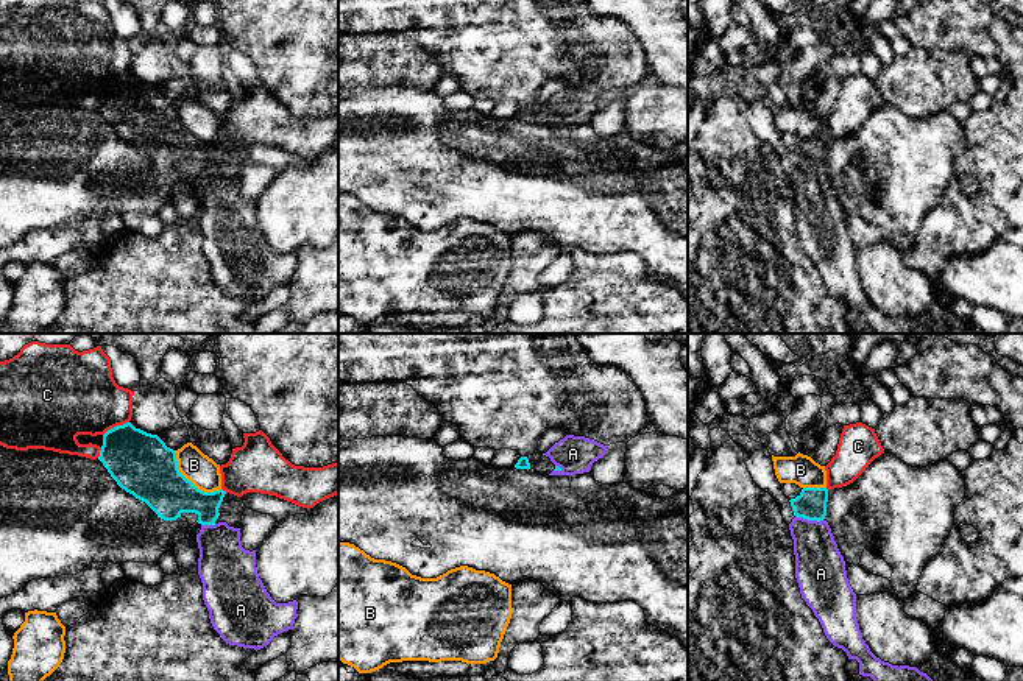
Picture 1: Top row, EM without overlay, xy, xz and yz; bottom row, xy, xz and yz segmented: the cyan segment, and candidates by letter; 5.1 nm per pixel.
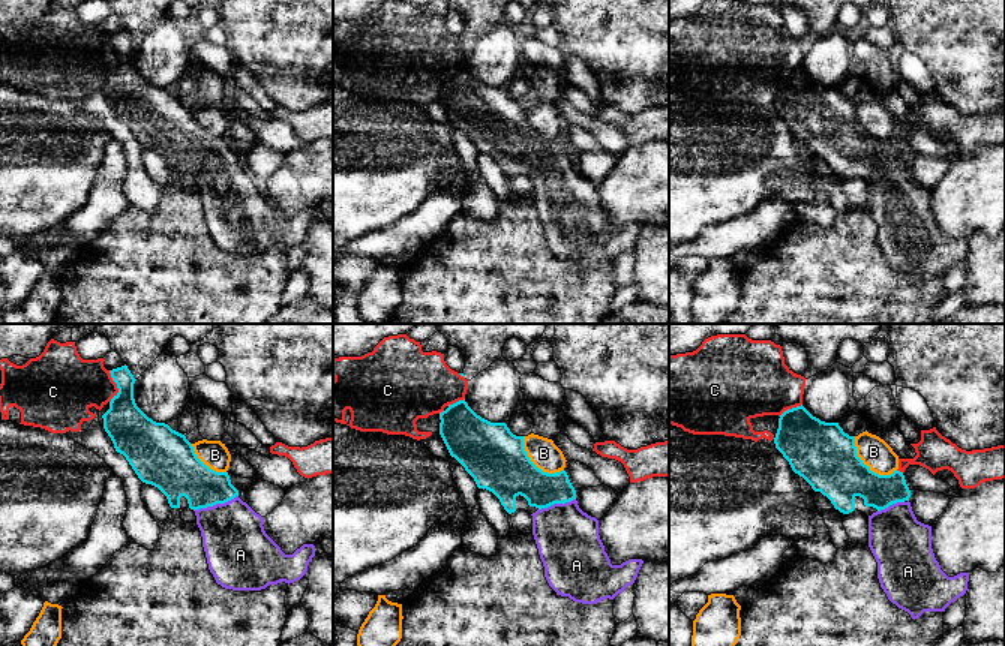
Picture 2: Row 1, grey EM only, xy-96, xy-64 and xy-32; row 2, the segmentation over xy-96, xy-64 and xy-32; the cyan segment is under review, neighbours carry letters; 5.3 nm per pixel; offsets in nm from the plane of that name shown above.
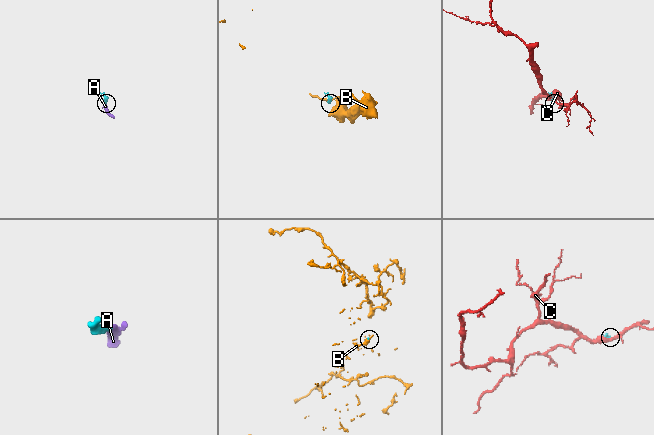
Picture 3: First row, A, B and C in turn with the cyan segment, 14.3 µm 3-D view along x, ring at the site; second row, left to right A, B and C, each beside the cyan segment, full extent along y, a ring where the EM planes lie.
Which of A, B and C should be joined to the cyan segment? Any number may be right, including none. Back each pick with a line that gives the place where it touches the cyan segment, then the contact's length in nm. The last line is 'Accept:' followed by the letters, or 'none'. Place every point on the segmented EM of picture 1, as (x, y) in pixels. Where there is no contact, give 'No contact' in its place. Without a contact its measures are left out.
A: Touches cyan at yz (810, 519). Shared border 150 nm
Accept: A

